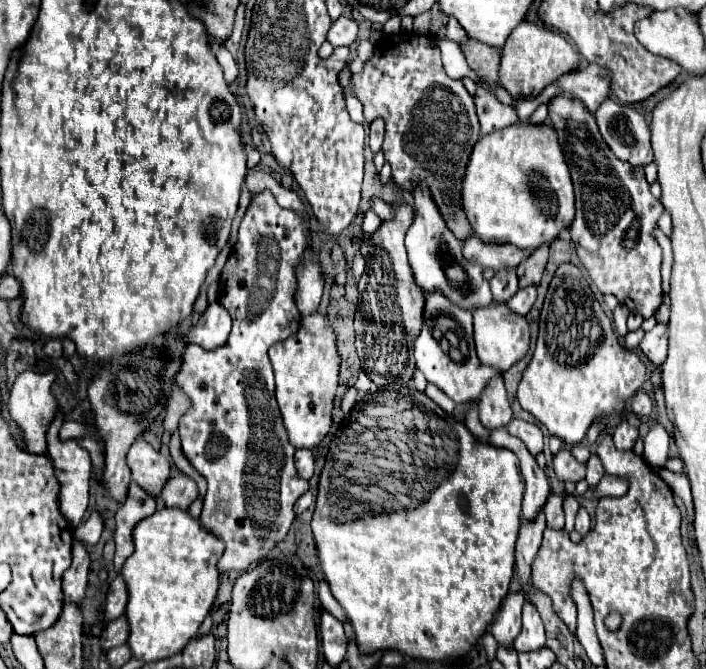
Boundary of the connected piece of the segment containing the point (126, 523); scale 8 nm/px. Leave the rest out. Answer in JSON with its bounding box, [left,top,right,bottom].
[115,483,157,571]

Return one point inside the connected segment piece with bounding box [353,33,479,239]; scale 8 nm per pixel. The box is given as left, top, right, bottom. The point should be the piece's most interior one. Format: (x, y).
(431, 126)

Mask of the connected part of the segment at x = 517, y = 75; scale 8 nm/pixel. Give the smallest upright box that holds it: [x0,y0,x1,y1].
[499,21,581,99]

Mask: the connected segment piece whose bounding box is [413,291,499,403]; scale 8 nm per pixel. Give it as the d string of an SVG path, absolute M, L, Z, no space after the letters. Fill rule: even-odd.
M441 291L425 293L423 327L415 339L413 351L417 369L425 375L425 379L429 383L435 383L455 403L469 403L473 399L479 399L487 381L499 373L497 369L483 365L475 355L471 311L457 307L457 303L441 295Z

